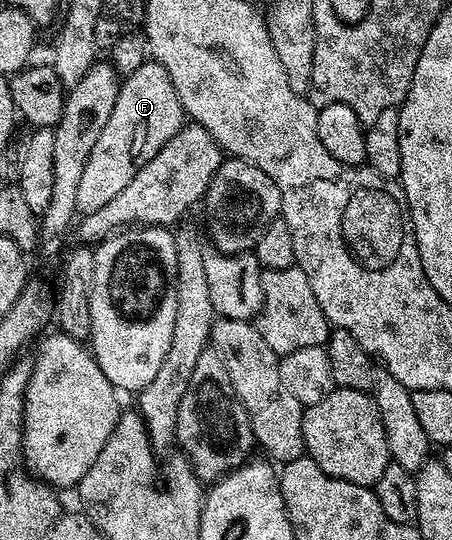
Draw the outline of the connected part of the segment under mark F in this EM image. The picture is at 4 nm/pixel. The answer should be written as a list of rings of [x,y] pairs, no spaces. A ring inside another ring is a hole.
[[[147,62],[139,66],[139,70],[128,73],[121,81],[115,110],[111,110],[111,118],[107,118],[107,126],[103,126],[103,134],[99,134],[99,142],[91,146],[91,158],[87,158],[75,197],[78,213],[94,212],[107,206],[107,202],[111,202],[111,198],[115,198],[115,194],[119,194],[119,190],[123,190],[123,186],[127,186],[127,182],[131,182],[131,178],[163,150],[166,142],[175,138],[186,120],[171,74],[167,74],[163,65]]]

